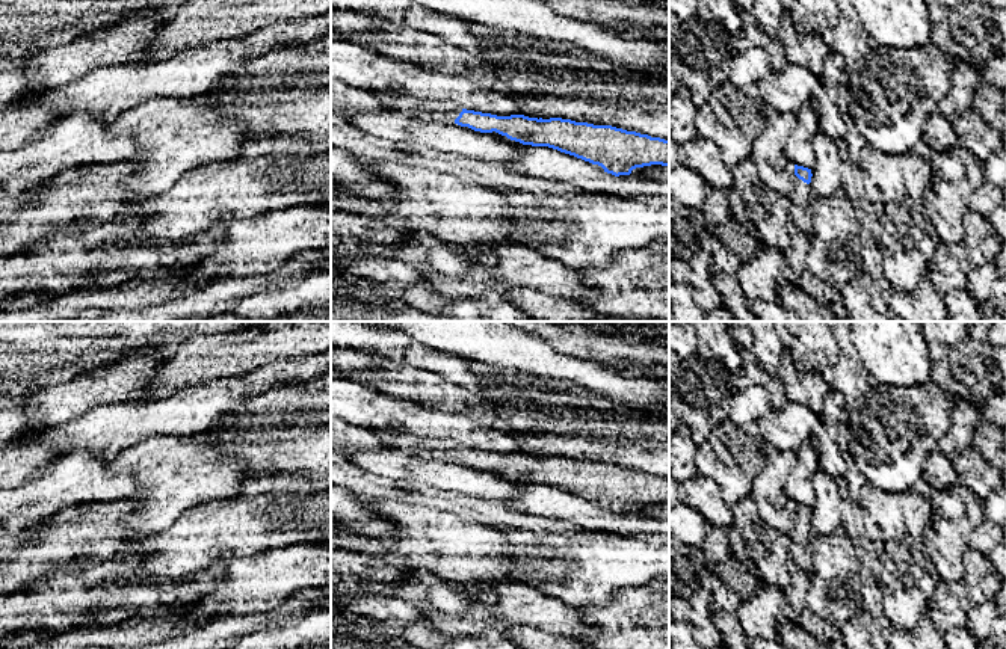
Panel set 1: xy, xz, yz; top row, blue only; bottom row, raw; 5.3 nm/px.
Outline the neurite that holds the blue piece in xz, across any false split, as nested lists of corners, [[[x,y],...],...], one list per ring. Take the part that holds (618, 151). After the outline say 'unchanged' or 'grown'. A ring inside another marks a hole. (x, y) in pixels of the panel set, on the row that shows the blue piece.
[[[379,92],[379,97],[390,110],[480,133],[495,131],[523,145],[548,146],[598,165],[615,177],[630,175],[633,169],[651,165],[669,166],[669,140],[612,125],[524,115],[497,116],[467,110],[455,101],[429,101],[394,92]]]; grown

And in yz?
[[[792,161],[787,165],[787,174],[793,181],[793,187],[787,195],[790,201],[790,222],[805,235],[811,235],[813,222],[808,211],[811,193],[811,169],[798,166]]]; grown

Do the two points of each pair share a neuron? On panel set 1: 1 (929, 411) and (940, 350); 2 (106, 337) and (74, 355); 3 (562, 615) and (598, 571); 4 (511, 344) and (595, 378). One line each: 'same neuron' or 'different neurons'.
1: different neurons
2: same neuron
3: different neurons
4: same neuron

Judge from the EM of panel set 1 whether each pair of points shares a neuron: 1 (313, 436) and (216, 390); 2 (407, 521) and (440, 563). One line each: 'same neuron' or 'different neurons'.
1: different neurons
2: same neuron

